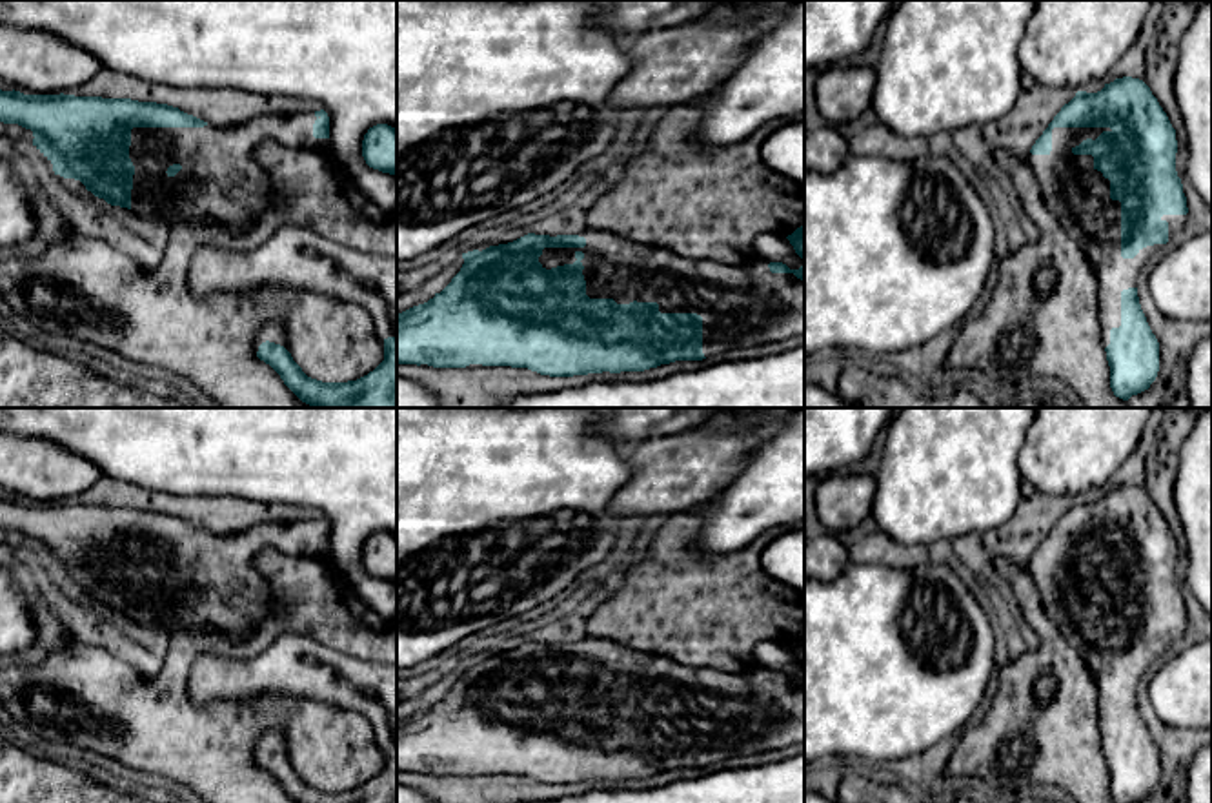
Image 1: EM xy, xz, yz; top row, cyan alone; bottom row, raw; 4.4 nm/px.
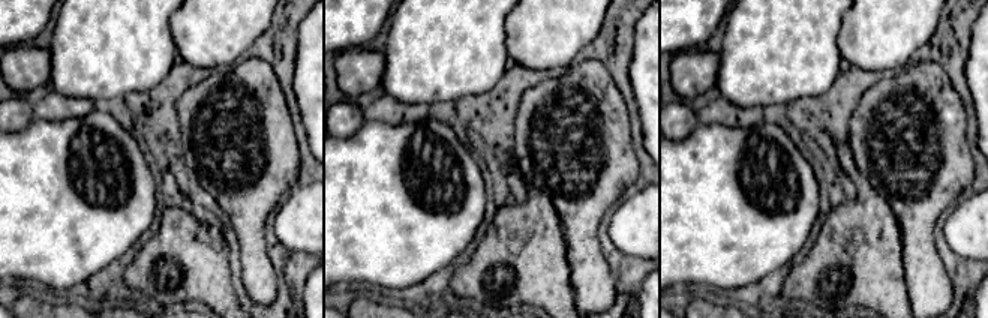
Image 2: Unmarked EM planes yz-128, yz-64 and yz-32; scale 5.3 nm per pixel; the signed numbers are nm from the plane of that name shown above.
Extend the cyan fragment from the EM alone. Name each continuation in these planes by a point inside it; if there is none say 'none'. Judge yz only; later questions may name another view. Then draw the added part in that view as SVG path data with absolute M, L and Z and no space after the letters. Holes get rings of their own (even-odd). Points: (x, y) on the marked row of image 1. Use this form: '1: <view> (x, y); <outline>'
1: yz (1078, 195); M1054 127L1052 151L1048 155L1028 157L1028 166L1034 171L1039 193L1045 206L1055 215L1065 233L1079 244L1094 269L1097 282L1097 308L1099 308L1099 331L1103 348L1110 344L1110 330L1121 326L1121 291L1137 288L1139 269L1148 259L1172 246L1187 226L1187 215L1163 215L1161 220L1168 222L1168 242L1154 244L1139 249L1134 259L1121 257L1121 202L1110 198L1110 180L1094 168L1092 155L1074 155L1072 149L1083 140L1096 140L1110 127Z

